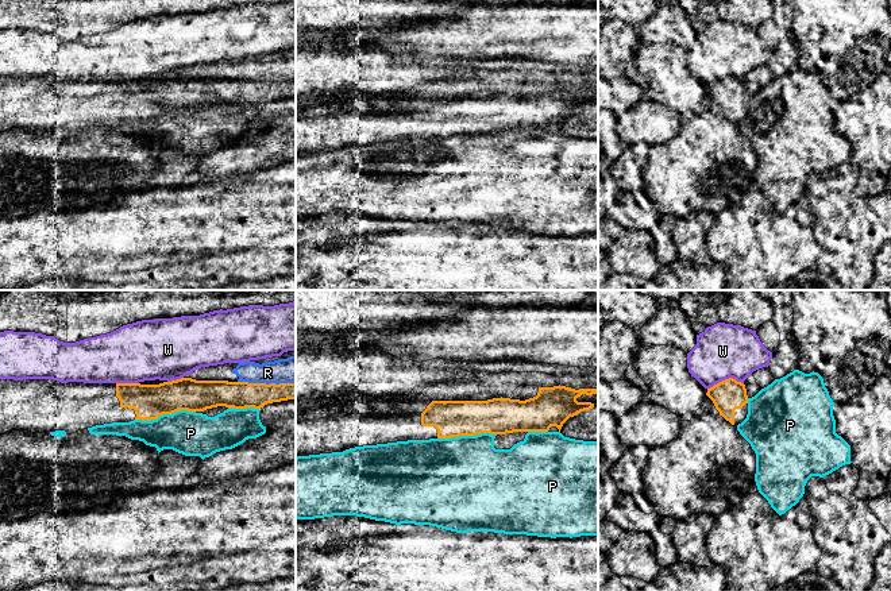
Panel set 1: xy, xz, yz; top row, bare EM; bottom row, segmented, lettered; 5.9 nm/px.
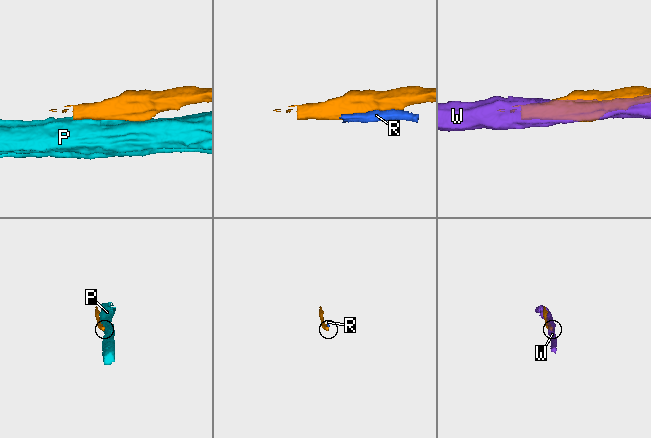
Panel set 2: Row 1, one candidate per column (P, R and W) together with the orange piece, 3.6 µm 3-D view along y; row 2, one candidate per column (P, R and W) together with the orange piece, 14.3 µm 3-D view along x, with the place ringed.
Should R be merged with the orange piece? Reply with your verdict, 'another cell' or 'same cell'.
another cell

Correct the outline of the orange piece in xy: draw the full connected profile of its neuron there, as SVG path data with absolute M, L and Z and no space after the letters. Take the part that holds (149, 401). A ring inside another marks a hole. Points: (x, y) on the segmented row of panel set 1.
M181 378L159 385L140 383L61 383L53 379L0 379L0 434L12 430L31 433L65 430L68 434L96 425L157 420L178 410L204 412L225 406L228 409L261 409L273 402L296 399L294 383L248 383L228 381L196 381Z

